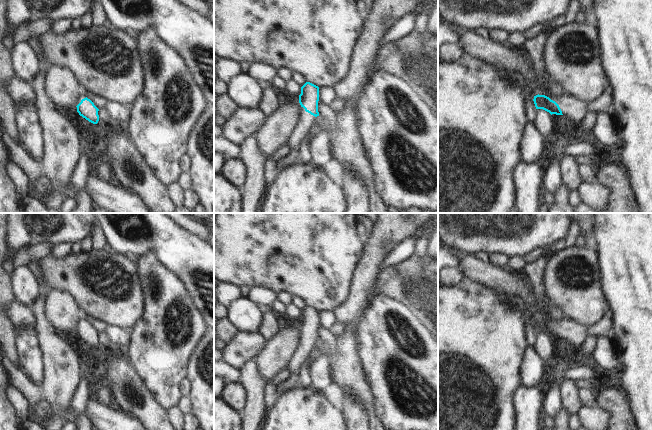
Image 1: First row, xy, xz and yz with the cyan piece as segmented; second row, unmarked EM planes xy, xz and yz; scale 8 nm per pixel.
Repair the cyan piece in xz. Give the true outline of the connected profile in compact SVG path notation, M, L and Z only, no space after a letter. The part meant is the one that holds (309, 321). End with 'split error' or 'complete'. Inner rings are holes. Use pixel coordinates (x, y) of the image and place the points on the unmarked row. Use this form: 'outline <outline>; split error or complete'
outline M306 306L301 311L301 318L299 319L299 327L301 329L299 343L286 367L289 376L276 386L278 395L295 388L300 367L309 356L315 342L319 340L318 325L319 311L310 306Z; split error

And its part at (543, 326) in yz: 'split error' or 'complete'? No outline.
split error

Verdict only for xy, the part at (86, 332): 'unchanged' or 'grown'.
grown

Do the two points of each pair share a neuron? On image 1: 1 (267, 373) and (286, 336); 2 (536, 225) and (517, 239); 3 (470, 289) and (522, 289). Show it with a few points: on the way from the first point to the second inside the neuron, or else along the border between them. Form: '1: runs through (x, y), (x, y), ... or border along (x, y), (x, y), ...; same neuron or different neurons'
1: runs through (269, 364), (282, 345); same neuron
2: runs through (531, 227), (522, 234); same neuron
3: border along (472, 280), (499, 291); different neurons

